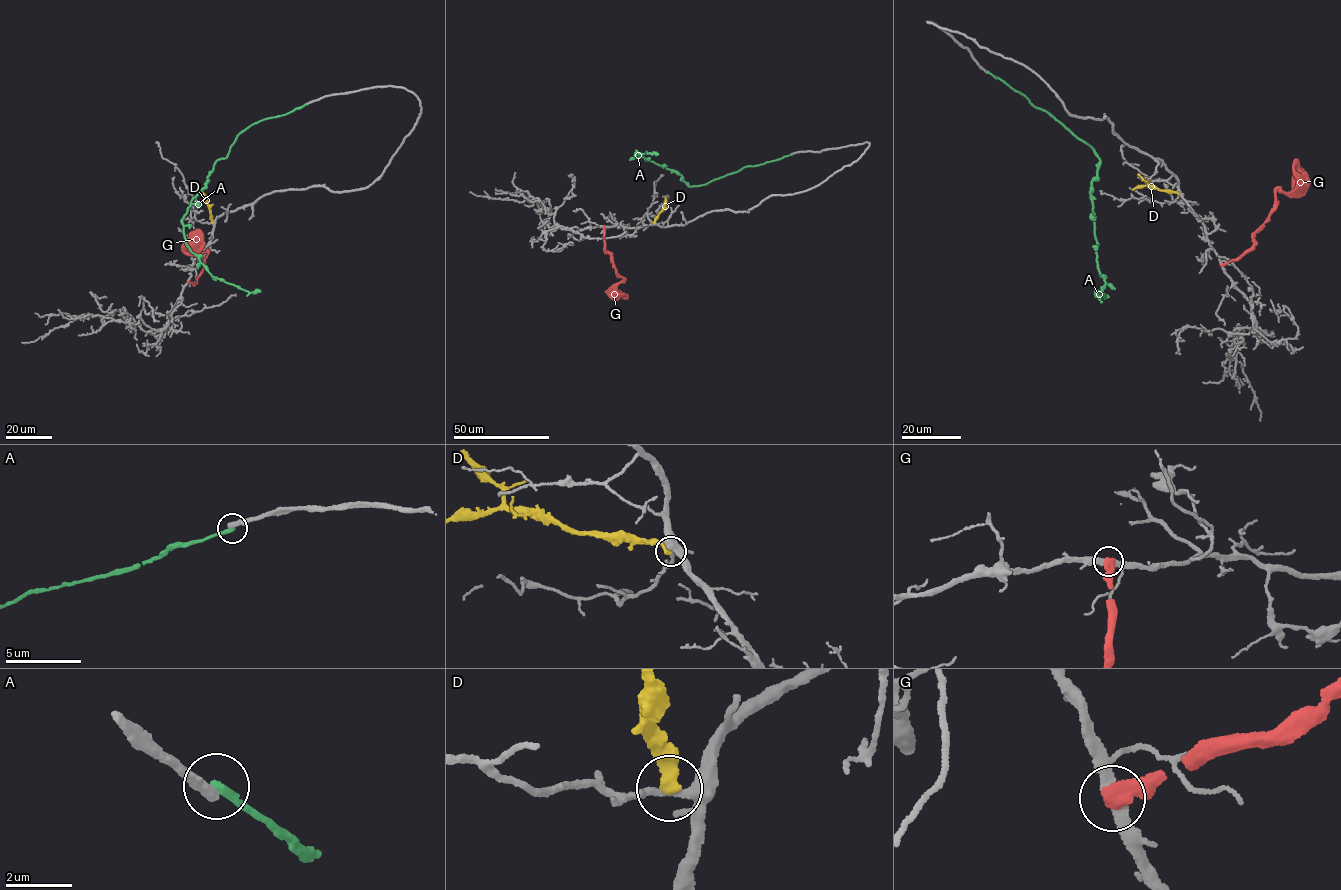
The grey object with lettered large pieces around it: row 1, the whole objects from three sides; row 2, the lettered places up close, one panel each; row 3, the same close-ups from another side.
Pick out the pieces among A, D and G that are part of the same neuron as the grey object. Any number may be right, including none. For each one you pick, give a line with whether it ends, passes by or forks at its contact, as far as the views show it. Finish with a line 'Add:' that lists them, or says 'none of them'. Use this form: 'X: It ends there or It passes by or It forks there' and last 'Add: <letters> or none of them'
Add: none of them

